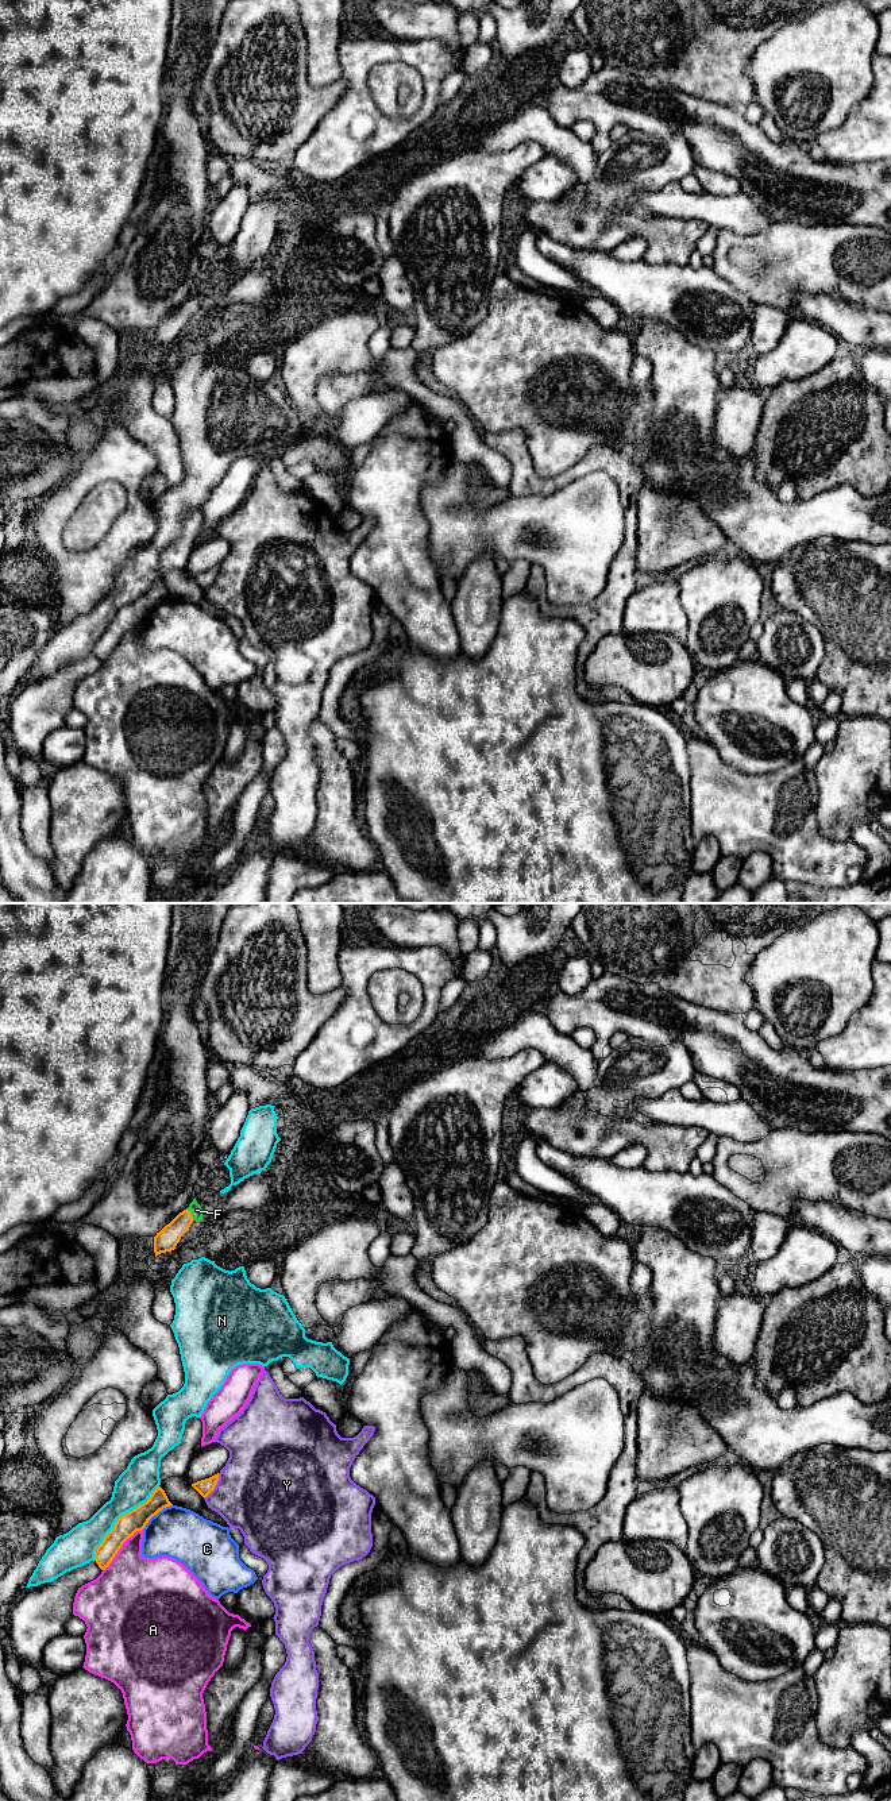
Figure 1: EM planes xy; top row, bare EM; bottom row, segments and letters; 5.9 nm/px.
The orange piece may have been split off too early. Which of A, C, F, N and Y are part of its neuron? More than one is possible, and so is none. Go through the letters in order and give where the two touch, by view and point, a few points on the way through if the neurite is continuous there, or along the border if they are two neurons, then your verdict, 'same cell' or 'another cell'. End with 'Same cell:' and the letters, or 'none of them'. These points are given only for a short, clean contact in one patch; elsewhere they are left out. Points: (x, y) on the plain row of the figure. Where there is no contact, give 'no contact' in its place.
A: xy (120, 639) | another cell
C: xy (155, 606) | another cell
F: xy (191, 307) | across xy (166, 332), (191, 307), (196, 303) | same cell
N: xy (119, 610) | another cell
Y: xy (215, 578) | another cell
Same cell: F

